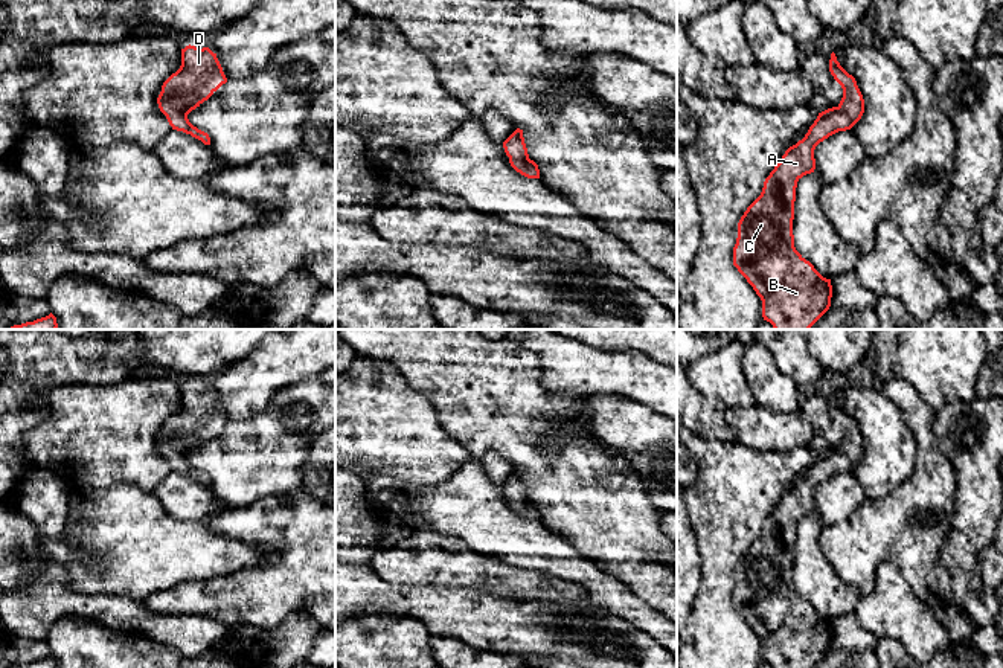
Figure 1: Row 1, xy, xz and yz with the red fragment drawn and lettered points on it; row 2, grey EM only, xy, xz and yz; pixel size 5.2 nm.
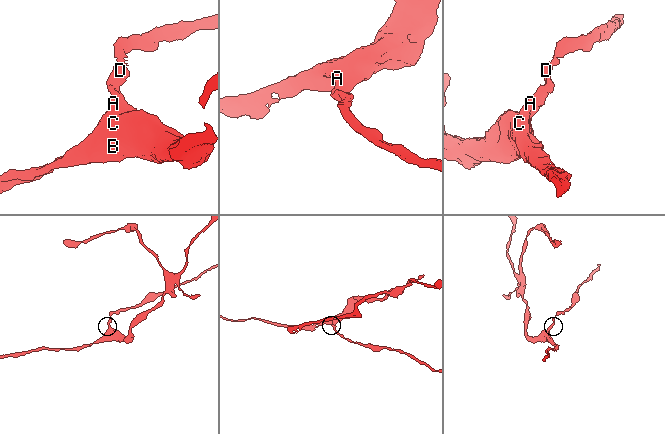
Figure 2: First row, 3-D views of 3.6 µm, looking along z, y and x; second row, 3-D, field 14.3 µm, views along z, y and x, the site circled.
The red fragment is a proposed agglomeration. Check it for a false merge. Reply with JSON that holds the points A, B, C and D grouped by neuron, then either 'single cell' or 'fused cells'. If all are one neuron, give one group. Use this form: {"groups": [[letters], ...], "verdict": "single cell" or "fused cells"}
{"groups": [["A", "B", "C", "D"]], "verdict": "single cell"}

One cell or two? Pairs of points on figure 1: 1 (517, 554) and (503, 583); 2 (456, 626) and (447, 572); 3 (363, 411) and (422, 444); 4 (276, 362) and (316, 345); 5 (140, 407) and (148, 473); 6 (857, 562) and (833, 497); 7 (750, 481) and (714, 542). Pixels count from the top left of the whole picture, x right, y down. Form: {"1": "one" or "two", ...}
{"1": "two", "2": "two", "3": "one", "4": "one", "5": "one", "6": "two", "7": "one"}

